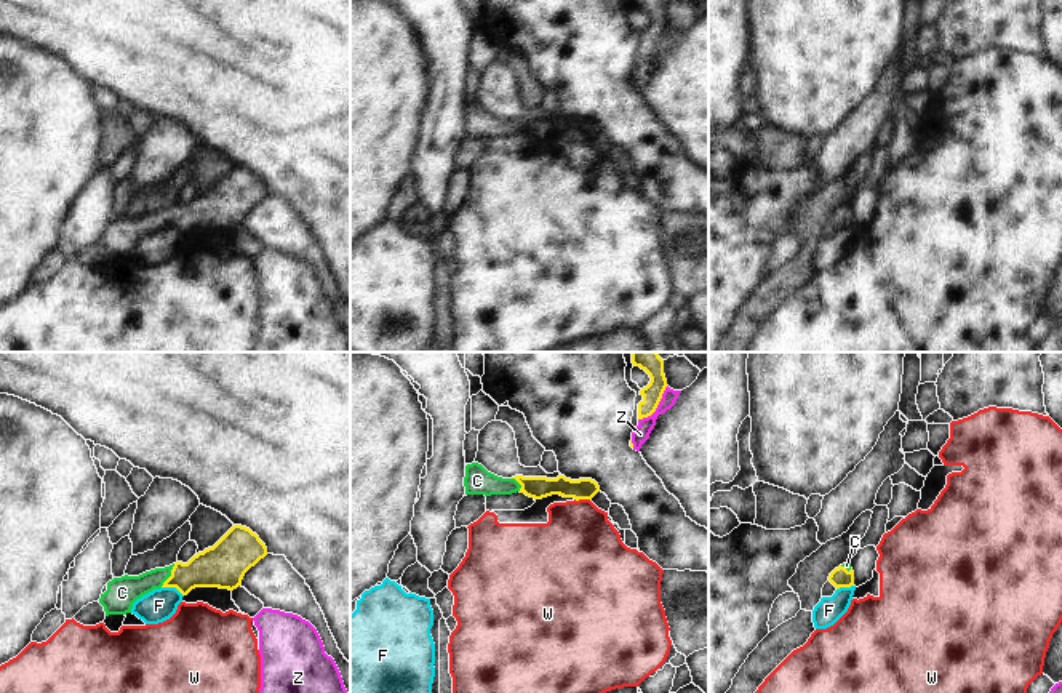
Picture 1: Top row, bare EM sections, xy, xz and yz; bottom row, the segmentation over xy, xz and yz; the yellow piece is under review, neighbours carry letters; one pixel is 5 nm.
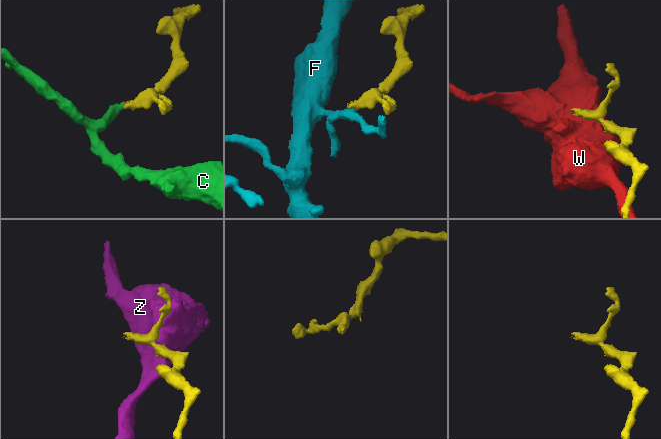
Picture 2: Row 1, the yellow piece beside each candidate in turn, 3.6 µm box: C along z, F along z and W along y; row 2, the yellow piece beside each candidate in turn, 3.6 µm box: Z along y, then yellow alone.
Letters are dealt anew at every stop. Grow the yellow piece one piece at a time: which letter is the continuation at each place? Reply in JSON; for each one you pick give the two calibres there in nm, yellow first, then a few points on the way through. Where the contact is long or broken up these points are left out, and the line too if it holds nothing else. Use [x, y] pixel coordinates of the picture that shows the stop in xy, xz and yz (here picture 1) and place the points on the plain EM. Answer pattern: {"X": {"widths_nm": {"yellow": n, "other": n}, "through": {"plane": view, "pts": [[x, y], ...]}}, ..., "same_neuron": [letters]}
{"C": {"widths_nm": {"yellow": 200, "other": 150}, "through": {"plane": "xy", "pts": [[219, 208], [192, 216], [171, 216], [149, 221], [125, 232]]}}, "same_neuron": ["C"]}

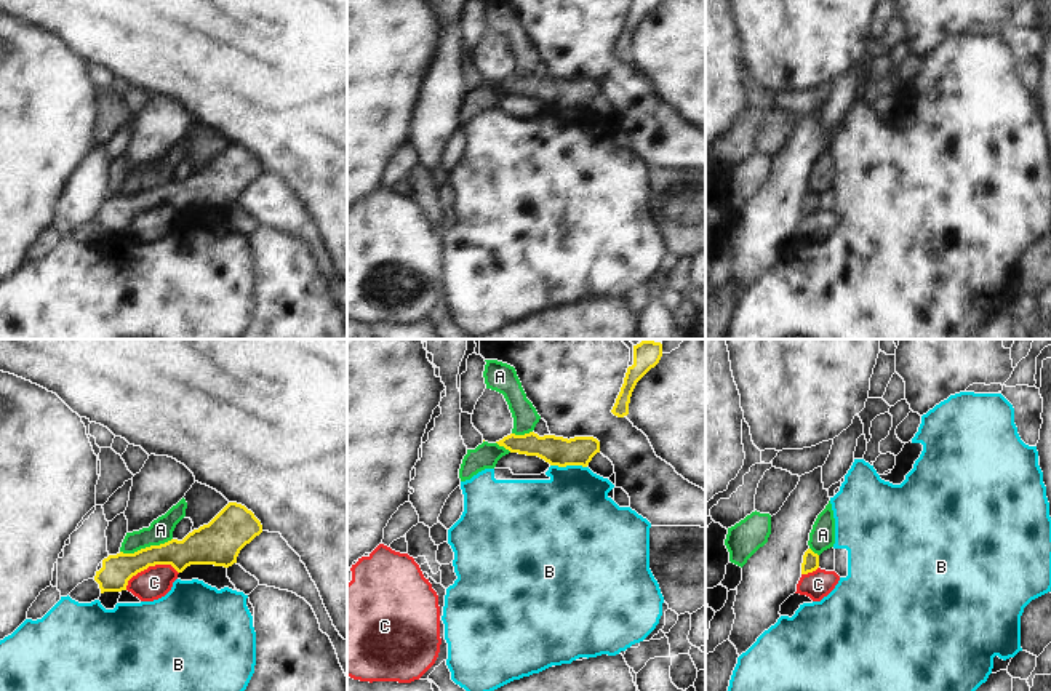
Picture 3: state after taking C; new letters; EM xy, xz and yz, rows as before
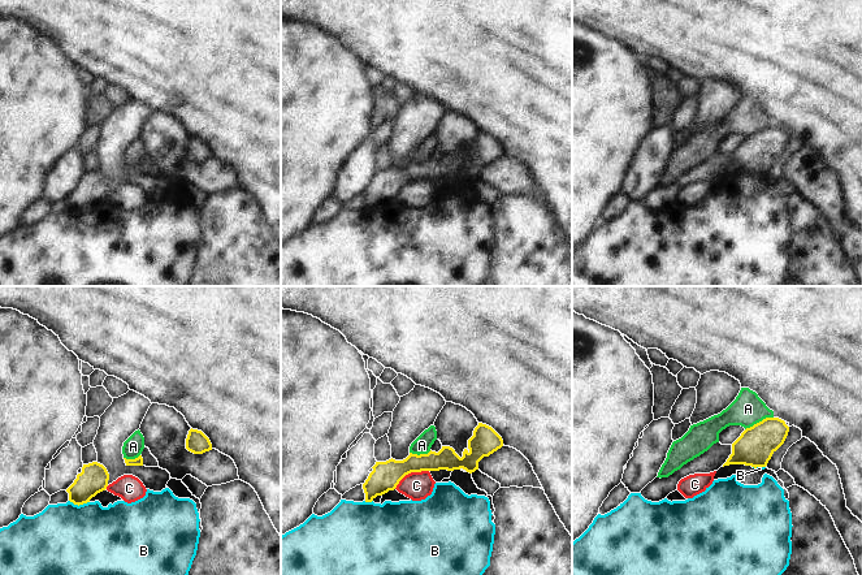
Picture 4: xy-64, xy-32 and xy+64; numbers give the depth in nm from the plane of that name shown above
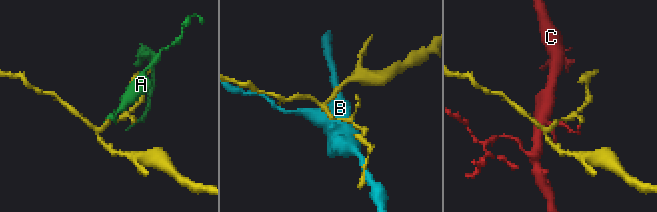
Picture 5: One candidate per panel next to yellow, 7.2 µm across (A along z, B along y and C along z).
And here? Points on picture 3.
{"same_neuron": []}

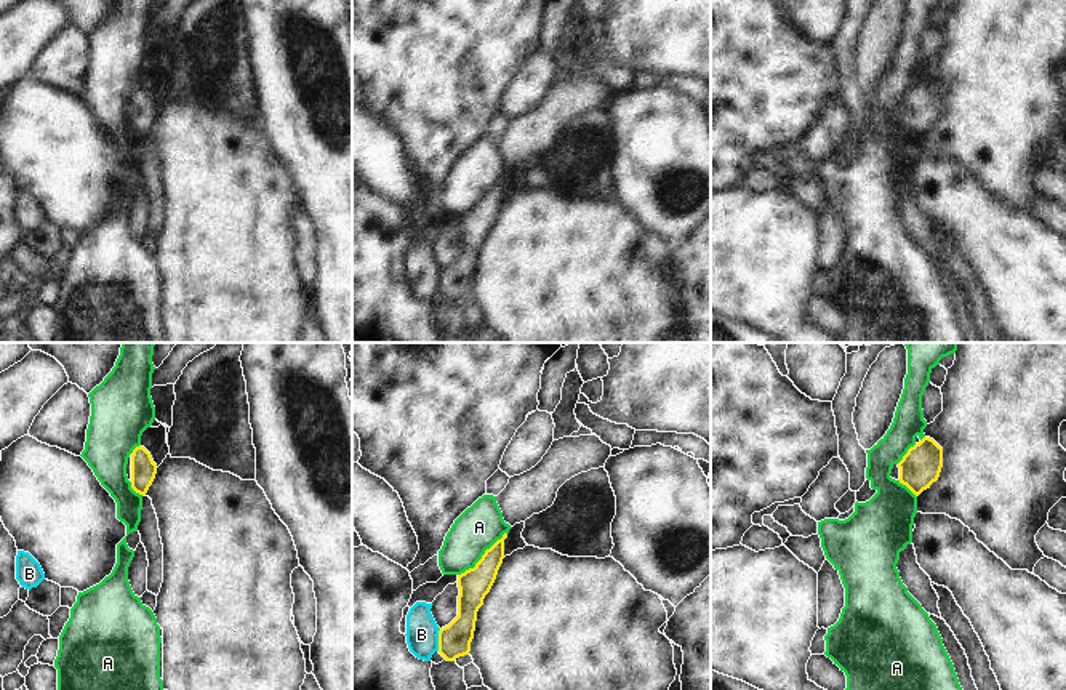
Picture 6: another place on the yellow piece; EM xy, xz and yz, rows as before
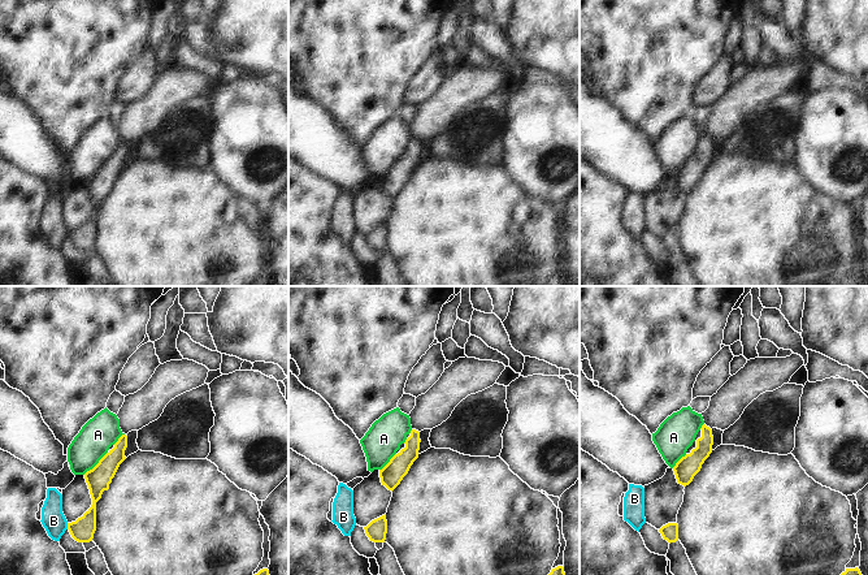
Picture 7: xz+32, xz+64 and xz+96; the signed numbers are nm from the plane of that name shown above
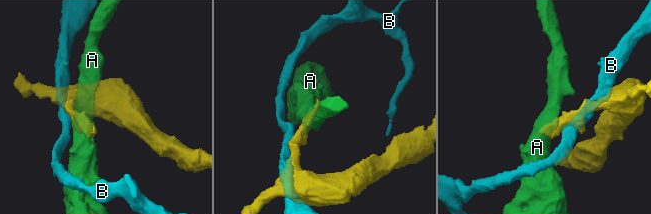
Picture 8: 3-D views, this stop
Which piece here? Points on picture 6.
{"same_neuron": []}

